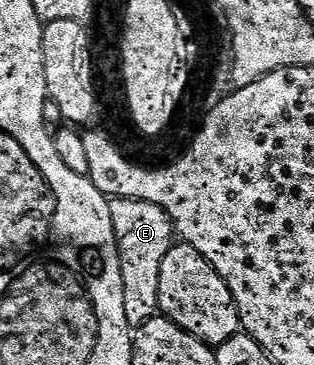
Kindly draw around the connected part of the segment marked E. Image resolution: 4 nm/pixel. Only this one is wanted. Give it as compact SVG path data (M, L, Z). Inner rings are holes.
M115 198L110 201L110 205L111 225L115 228L119 254L121 307L126 323L138 326L150 320L157 312L159 270L165 254L173 243L171 220L159 206L153 206L153 202Z

